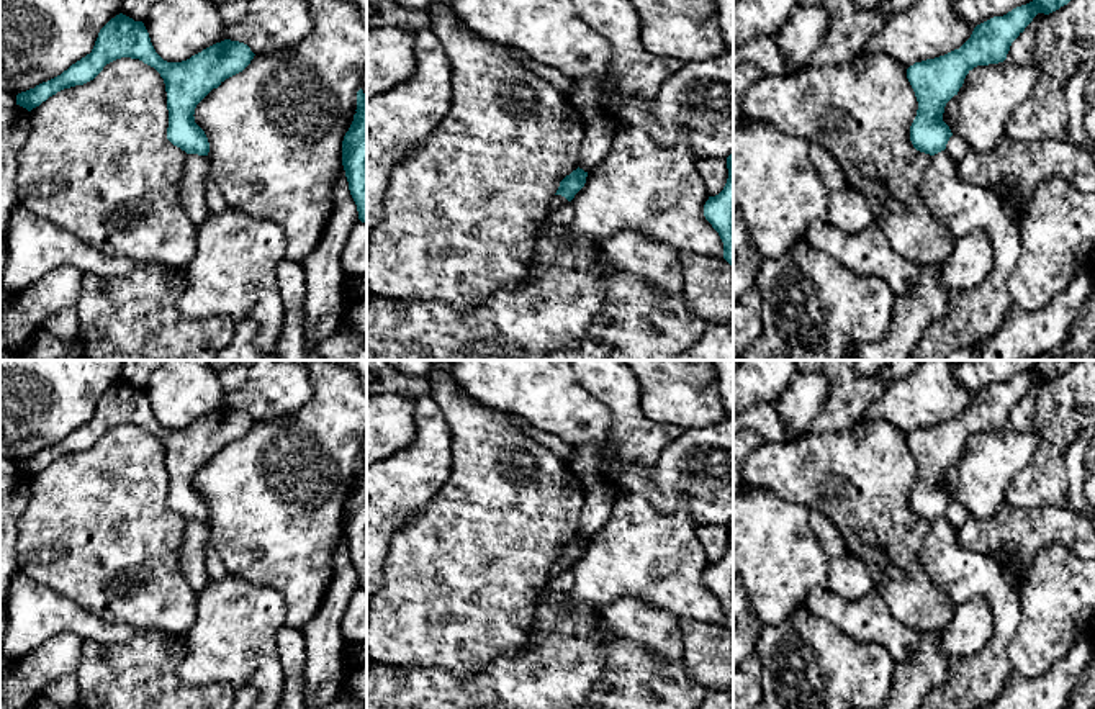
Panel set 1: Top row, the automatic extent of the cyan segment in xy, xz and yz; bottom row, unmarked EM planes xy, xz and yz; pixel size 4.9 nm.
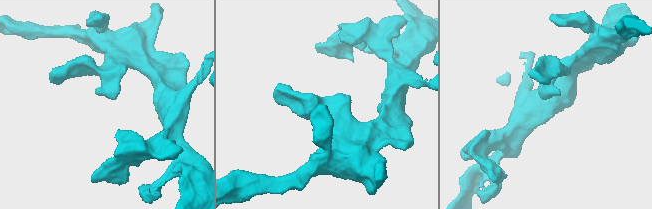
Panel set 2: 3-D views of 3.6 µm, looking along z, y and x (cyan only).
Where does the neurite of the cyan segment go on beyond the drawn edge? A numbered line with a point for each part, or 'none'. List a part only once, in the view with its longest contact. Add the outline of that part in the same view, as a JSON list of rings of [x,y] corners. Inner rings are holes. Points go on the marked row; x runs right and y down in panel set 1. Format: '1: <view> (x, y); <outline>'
none

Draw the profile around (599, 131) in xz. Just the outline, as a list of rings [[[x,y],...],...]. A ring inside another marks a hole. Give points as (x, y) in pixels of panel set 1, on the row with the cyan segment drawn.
[[[606,115],[584,120],[578,167],[591,172],[609,154],[619,123]]]

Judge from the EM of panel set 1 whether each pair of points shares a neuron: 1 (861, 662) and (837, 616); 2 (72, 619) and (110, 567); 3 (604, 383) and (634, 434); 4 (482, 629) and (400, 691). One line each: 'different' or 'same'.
1: different
2: different
3: same
4: different

